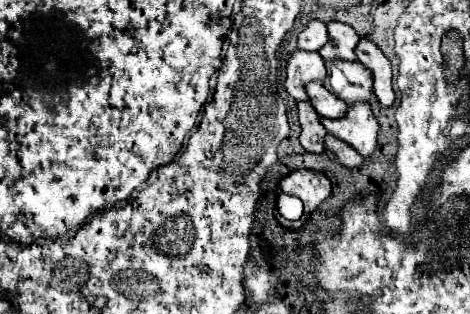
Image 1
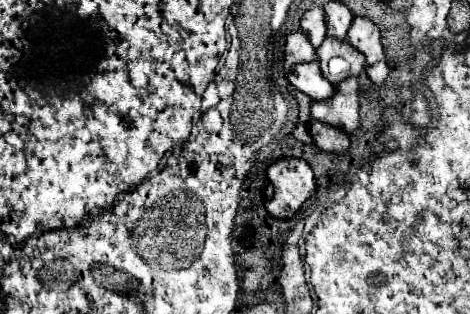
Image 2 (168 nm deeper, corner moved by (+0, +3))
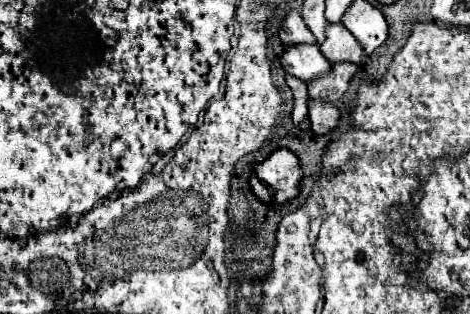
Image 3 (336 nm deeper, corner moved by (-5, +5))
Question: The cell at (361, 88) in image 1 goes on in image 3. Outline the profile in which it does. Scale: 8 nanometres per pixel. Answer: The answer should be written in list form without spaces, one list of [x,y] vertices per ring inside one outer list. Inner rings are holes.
[[[327,23],[325,27],[325,43],[321,43],[321,53],[327,57],[329,63],[339,63],[339,61],[351,61],[359,63],[363,49],[357,43],[357,39],[345,29],[345,25],[333,25]]]

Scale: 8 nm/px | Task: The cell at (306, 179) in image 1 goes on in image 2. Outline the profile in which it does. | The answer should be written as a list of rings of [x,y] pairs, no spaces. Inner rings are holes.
[[[280,159],[266,169],[266,177],[274,185],[274,197],[264,205],[276,219],[294,217],[302,203],[318,189],[310,165],[302,159]]]

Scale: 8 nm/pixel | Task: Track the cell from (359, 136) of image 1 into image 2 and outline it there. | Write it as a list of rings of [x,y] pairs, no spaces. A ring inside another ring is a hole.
[[[346,79],[336,85],[336,93],[330,101],[314,101],[312,117],[316,121],[328,123],[332,127],[340,127],[348,135],[360,131],[360,91],[358,79]]]

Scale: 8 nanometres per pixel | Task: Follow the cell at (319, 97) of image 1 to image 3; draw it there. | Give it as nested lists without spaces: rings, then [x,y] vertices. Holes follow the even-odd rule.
[[[317,43],[287,47],[285,53],[281,55],[281,65],[289,75],[299,77],[301,81],[309,81],[331,69],[331,63],[319,51]]]

